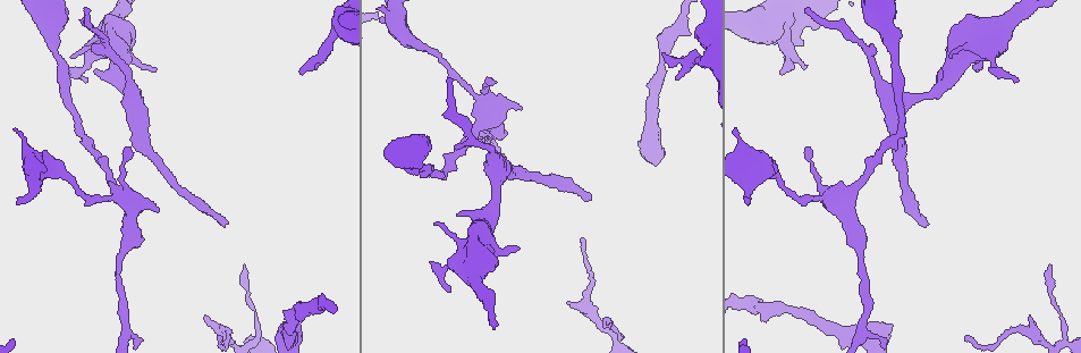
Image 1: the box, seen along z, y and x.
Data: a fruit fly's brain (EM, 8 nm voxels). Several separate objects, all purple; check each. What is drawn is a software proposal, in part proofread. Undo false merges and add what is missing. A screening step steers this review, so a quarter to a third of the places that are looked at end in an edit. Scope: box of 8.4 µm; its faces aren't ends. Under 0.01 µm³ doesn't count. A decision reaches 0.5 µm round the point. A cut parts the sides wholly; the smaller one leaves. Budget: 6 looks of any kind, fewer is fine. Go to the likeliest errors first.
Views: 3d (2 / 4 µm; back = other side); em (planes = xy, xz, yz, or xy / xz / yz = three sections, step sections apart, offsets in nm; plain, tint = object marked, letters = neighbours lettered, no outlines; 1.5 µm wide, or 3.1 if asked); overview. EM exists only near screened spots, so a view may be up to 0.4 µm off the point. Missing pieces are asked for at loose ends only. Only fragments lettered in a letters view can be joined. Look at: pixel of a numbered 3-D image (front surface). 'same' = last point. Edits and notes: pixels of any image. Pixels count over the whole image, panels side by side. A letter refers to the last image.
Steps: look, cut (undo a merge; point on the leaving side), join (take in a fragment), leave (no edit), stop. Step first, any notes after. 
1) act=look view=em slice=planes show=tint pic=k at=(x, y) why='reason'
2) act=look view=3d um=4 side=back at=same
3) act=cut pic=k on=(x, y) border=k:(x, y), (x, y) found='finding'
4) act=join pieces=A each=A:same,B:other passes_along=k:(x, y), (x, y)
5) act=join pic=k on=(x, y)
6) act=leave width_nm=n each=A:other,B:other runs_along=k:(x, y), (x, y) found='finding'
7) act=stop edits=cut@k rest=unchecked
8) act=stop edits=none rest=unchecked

act=look view=em slice=yz step=8 show=tint pic=1 at=(929, 224)

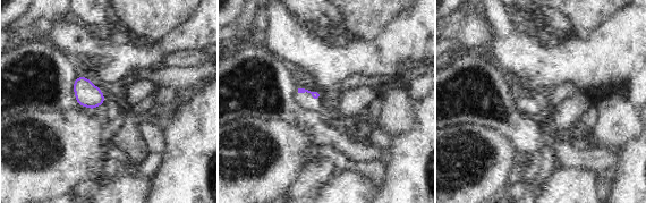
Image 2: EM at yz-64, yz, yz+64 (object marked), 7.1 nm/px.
act=look view=em slice=planes show=letters at=same why='another direction'

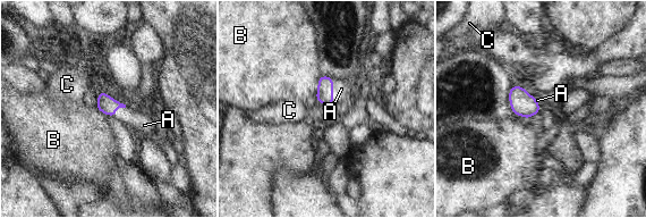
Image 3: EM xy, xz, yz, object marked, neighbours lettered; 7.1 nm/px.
act=join pieces=A each=A:same,B:other,C:other passes_along=3:(324, 95), (332, 91), (341, 89) found='the cell continues'

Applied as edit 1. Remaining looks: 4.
act=look view=em slice=planes show=tint pic=1 at=(703, 60) why='sharp bend'

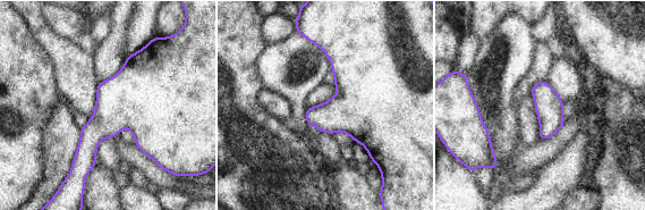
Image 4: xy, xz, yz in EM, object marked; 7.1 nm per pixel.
act=look view=em slice=planes show=letters at=same

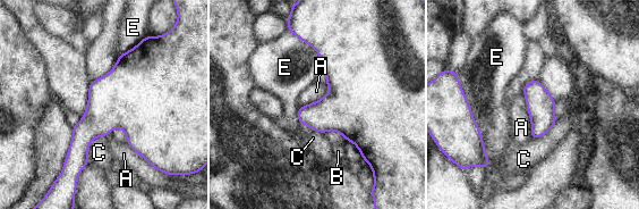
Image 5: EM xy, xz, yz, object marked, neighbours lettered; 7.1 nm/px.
act=leave each=A:other,B:other,C:other,E:other found='one cell here'

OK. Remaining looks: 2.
act=look view=em slice=planes show=plain pic=1 at=(398, 31) why='thick turns thin'

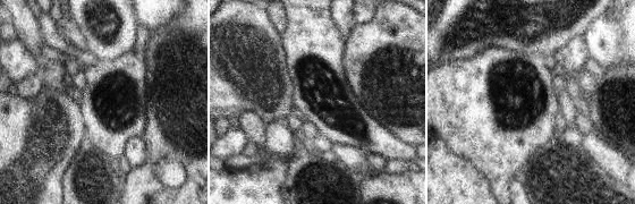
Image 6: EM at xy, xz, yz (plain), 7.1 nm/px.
act=look view=em slice=planes show=letters at=same

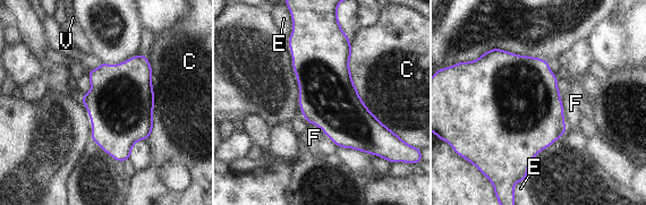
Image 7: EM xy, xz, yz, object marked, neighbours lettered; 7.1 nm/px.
act=leave each=C:other,E:other,F:other,V:other border=7:(560, 94), (563, 124), (567, 128) found='all the same cell'

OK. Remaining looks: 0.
act=stop edits=join@3 rest=unchecked

